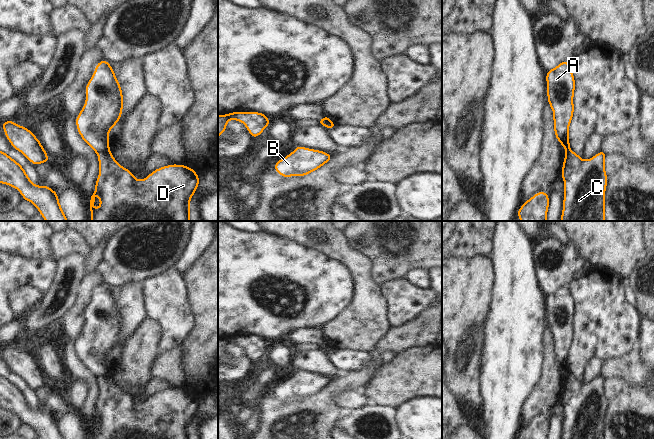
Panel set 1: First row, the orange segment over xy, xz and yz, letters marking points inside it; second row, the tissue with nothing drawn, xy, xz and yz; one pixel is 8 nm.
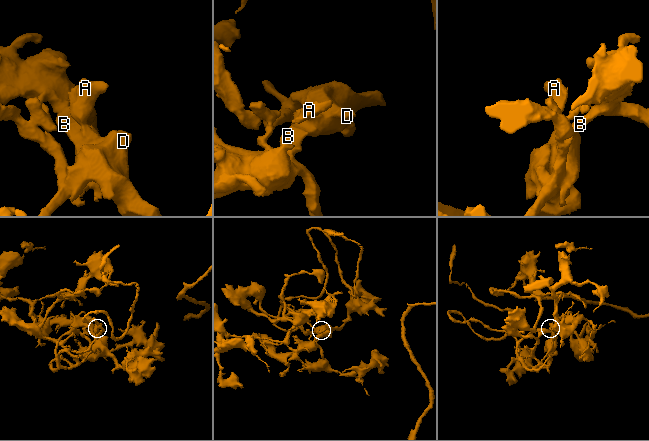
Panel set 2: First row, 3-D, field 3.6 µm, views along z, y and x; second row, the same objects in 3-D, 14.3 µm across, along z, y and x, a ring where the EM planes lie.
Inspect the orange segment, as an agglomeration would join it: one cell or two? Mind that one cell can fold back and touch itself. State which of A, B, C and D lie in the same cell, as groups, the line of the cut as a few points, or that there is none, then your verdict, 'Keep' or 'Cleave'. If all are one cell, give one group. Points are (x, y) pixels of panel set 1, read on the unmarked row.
Groups: A / B C D. Split along xy (109, 373), (98, 378). Cleave.

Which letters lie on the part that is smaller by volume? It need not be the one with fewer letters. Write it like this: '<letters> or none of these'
A

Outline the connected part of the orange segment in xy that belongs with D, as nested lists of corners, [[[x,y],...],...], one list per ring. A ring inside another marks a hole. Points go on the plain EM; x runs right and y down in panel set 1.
[[[110,374],[98,378],[98,387],[99,399],[90,424],[91,439],[190,439],[191,421],[196,417],[200,407],[200,402],[194,393],[186,389],[171,388],[155,393],[146,402],[137,404],[133,396],[116,385]],[[96,418],[101,426],[97,434],[94,430]]]

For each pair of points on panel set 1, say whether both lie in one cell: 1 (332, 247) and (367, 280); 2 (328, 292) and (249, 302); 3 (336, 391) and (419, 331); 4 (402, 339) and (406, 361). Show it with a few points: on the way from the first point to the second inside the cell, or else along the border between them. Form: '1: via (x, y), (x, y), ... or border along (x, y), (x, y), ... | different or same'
1: via (342, 251), (361, 270) | same
2: via (308, 312), (296, 320), (281, 322), (269, 315) | same
3: via (359, 379), (377, 362), (377, 353), (396, 341) | same
4: border along (427, 346), (413, 346), (397, 354) | different

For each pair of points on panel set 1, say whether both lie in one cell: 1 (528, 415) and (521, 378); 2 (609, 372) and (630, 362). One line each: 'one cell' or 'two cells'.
1: two cells
2: one cell

